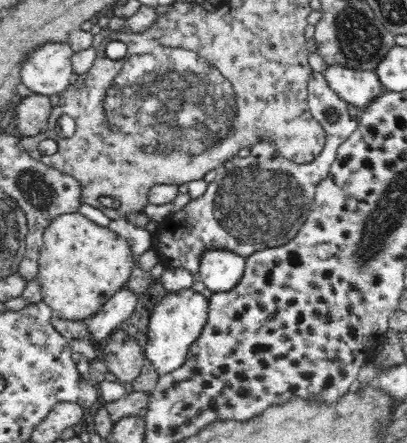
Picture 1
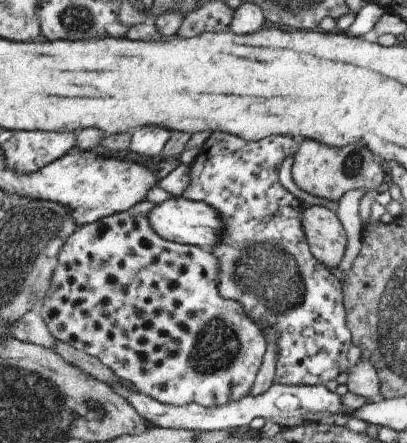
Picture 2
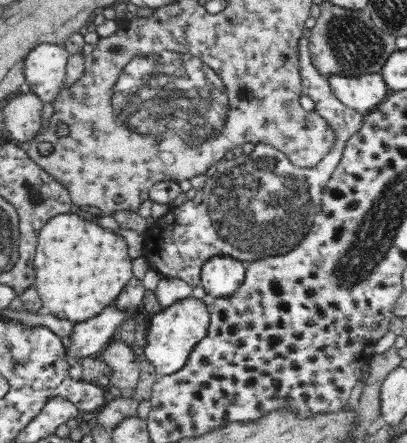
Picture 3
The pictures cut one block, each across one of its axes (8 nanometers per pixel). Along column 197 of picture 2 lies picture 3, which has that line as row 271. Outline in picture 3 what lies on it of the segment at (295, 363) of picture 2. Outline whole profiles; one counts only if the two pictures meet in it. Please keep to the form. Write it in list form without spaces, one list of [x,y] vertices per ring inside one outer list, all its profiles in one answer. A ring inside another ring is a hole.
[[[308,38],[300,40],[300,52],[302,94],[310,96],[316,104],[314,114],[332,126],[336,134],[334,146],[314,168],[298,168],[278,148],[266,144],[258,144],[248,156],[222,160],[216,176],[206,182],[206,188],[182,206],[170,208],[144,234],[142,256],[148,260],[150,270],[170,278],[184,278],[196,288],[202,284],[202,264],[210,256],[224,254],[248,264],[256,258],[286,254],[304,240],[304,234],[312,228],[314,214],[322,208],[322,190],[338,168],[348,140],[360,132],[364,116],[336,98],[328,78],[312,64]]]

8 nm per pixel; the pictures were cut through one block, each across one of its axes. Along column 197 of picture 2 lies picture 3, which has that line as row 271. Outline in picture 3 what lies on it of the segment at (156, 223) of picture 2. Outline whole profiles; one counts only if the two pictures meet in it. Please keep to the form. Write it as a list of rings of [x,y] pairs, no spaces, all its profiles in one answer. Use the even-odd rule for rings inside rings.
[[[216,254],[202,264],[202,284],[214,298],[232,296],[246,278],[246,264],[238,258]]]

